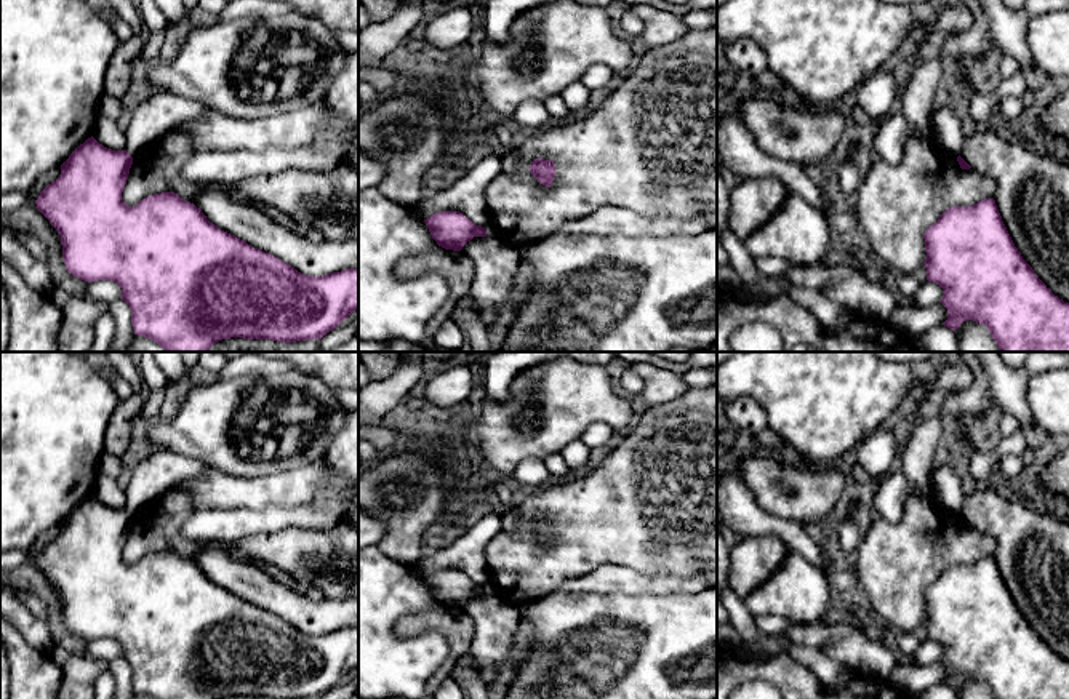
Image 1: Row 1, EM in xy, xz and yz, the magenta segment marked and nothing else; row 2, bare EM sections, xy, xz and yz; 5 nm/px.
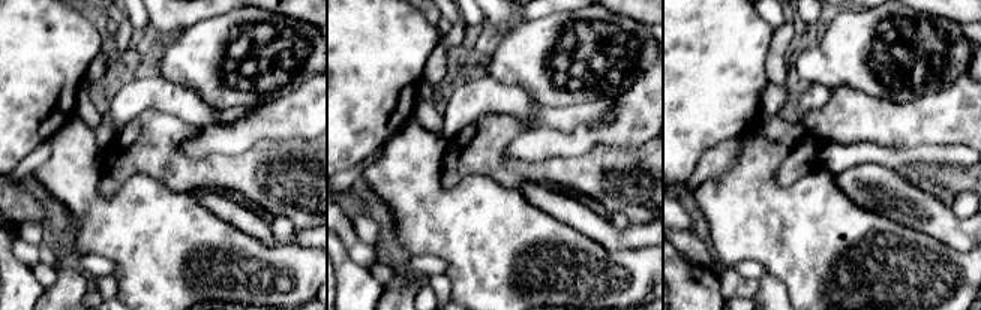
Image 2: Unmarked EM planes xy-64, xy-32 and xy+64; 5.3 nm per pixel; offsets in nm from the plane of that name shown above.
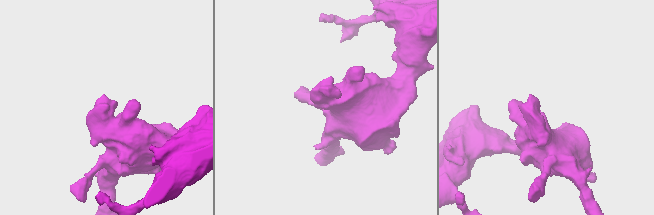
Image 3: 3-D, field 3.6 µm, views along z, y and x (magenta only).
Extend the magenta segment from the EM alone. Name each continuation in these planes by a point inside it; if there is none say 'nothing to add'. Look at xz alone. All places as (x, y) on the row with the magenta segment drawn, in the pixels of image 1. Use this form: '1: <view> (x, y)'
nothing to add

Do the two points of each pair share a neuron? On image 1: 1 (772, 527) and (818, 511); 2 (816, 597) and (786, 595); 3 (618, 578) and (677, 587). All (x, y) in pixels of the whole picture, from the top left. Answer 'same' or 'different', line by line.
1: different
2: same
3: same

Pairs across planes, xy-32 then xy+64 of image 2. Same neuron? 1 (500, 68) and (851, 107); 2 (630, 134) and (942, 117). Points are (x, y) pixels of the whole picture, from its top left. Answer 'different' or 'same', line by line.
1: different
2: different

